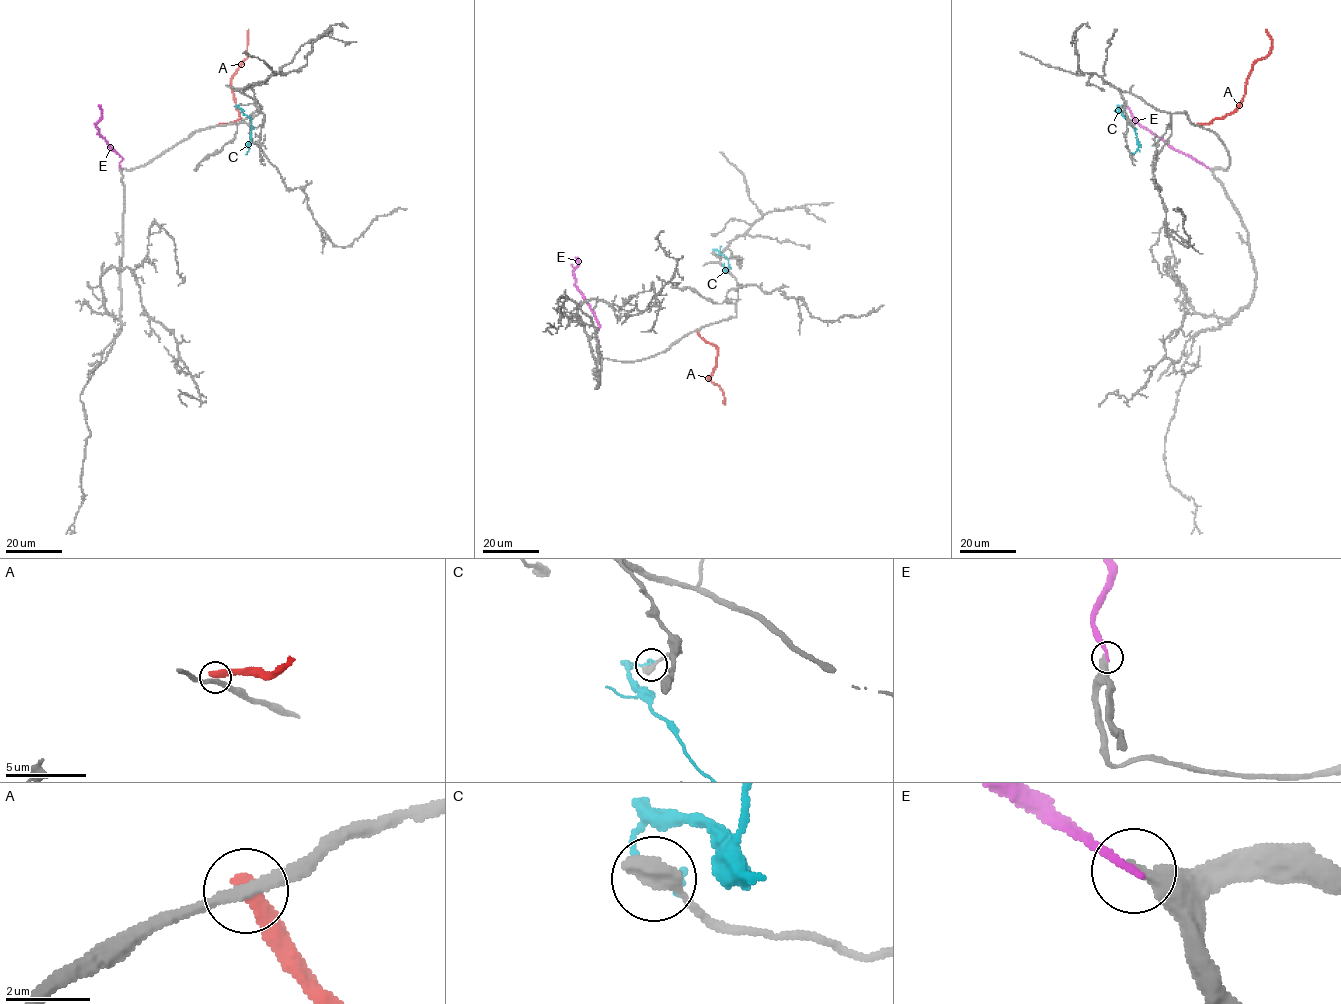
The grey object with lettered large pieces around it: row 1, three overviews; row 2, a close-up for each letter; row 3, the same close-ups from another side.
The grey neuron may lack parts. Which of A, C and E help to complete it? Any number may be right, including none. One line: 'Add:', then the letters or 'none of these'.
Add: E

